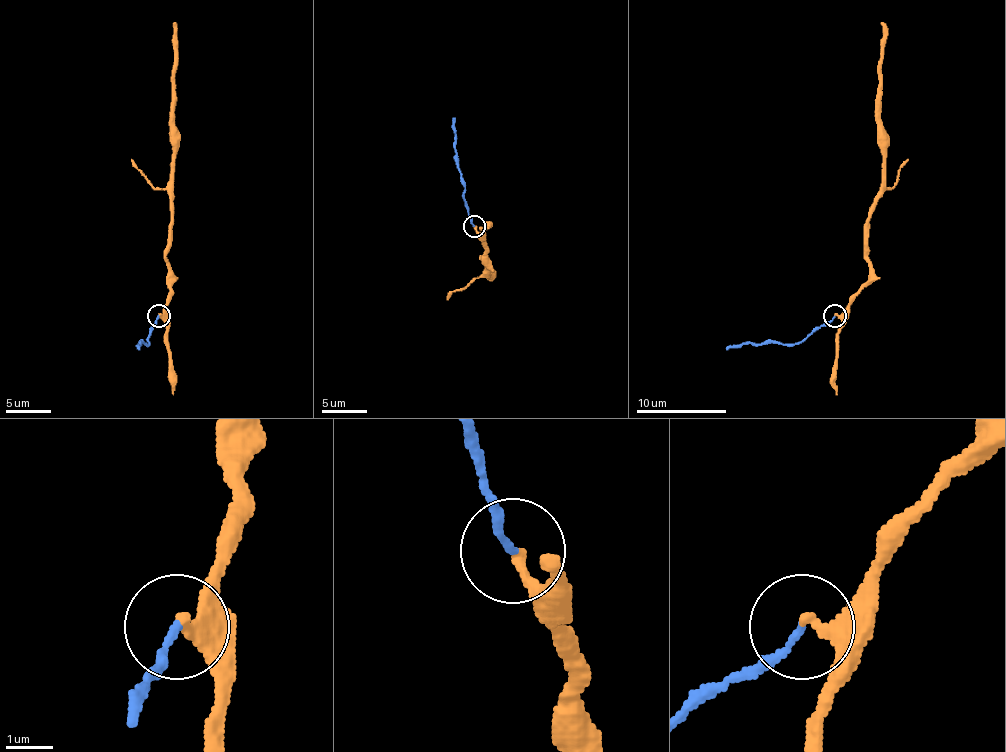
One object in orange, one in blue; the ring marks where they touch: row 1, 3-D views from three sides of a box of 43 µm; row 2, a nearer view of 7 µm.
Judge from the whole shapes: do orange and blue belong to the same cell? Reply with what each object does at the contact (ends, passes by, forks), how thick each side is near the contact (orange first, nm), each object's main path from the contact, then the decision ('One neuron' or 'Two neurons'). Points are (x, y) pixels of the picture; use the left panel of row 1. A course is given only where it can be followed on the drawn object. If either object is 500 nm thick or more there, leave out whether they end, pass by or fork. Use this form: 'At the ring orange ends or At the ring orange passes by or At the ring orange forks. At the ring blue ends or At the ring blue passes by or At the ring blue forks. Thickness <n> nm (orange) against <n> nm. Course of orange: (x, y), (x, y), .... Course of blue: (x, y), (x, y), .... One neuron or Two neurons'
At the ring orange ends. At the ring blue ends. Thickness 220 nm (orange) against 140 nm. Course of orange: (159, 315), (163, 313), (170, 290), (166, 245), (172, 182), (172, 22). Course of blue: (159, 315), (148, 344), (139, 342), (136, 349). One neuron

